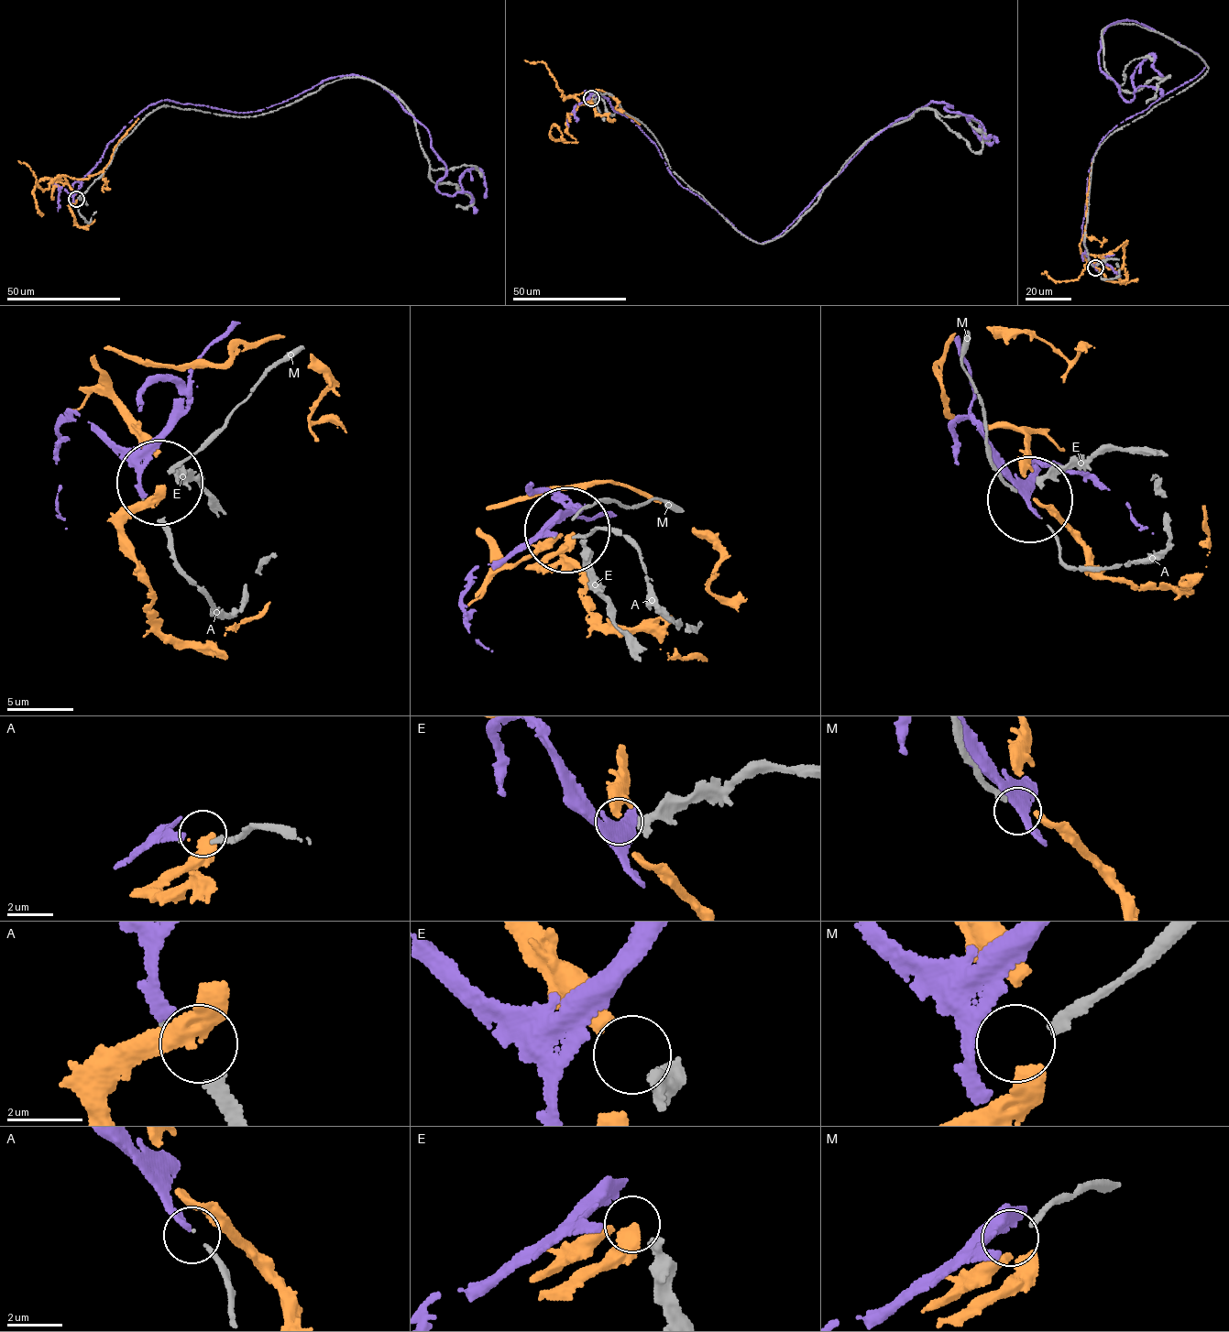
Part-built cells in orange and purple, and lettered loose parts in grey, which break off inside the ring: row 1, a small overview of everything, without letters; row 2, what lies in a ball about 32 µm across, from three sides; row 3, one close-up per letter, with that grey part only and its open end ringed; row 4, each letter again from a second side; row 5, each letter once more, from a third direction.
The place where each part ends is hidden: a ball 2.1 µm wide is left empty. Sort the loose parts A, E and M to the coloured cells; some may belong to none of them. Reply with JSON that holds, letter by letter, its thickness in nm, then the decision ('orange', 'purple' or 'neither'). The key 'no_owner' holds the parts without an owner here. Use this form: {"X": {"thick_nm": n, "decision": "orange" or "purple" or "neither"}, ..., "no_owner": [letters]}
{"A": {"thick_nm": 240, "decision": "purple"}, "E": {"thick_nm": 400, "decision": "orange"}, "M": {"thick_nm": 240, "decision": "neither"}, "no_owner": ["M"]}

